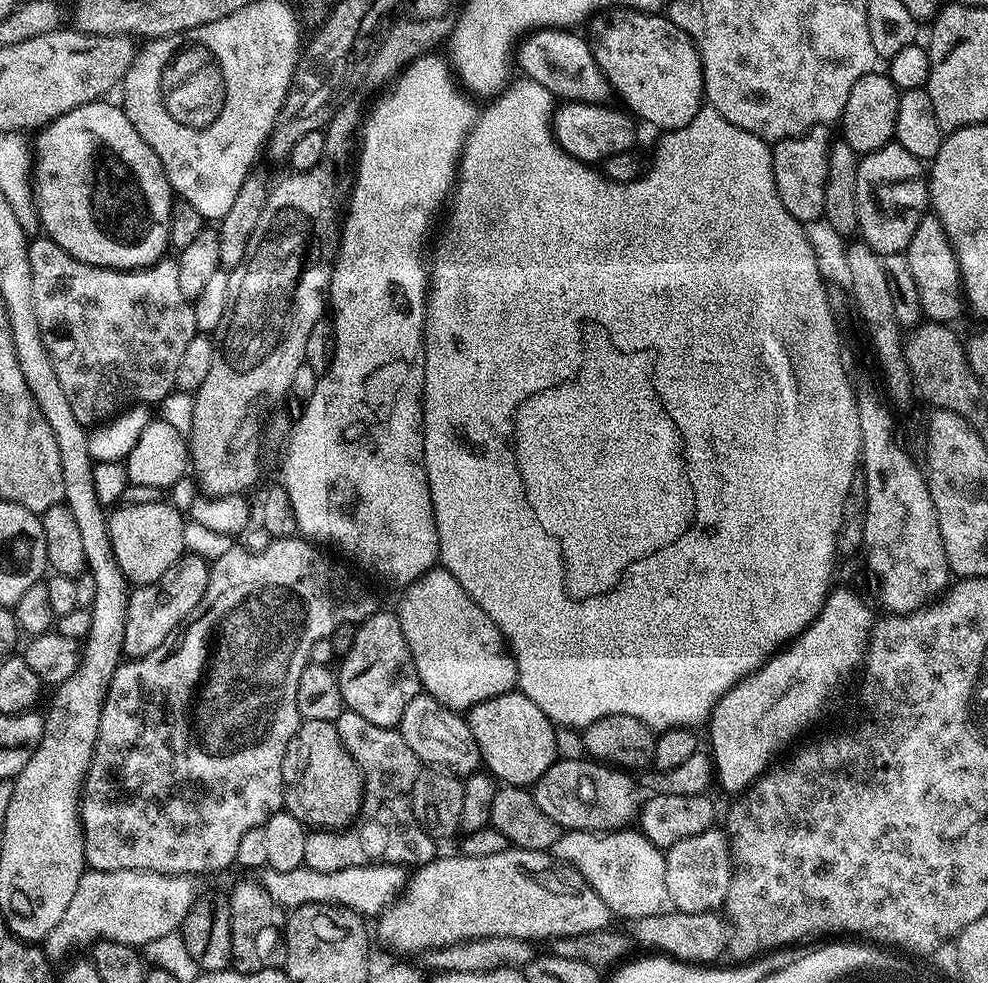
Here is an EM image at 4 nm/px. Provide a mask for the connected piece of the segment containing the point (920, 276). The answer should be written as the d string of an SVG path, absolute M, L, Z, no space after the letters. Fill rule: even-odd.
M925 214L922 222L918 222L918 230L914 230L914 238L910 238L906 255L910 262L910 274L914 274L914 282L918 286L918 298L922 298L924 316L933 324L951 325L952 320L966 312L966 293L956 251L936 215Z

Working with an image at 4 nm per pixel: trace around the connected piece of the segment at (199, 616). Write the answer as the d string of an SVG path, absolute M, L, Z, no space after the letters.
M289 538L287 540L272 540L268 542L261 552L247 552L244 548L228 548L215 561L210 564L210 573L208 575L208 589L198 602L198 606L191 612L188 619L184 621L181 627L176 628L158 650L150 650L150 654L137 656L135 658L125 659L116 668L114 678L108 687L108 693L102 706L102 718L98 722L98 738L96 739L96 749L92 755L92 761L88 767L88 774L84 777L84 790L80 802L80 822L84 825L84 859L89 869L98 872L113 872L114 870L138 870L139 872L157 872L158 874L170 874L171 876L186 876L197 874L196 872L220 872L223 868L233 867L236 864L236 855L238 846L242 843L242 838L250 830L264 827L264 823L276 812L284 808L284 779L282 778L282 762L294 734L299 730L302 723L298 710L298 682L302 677L302 672L309 664L309 654L311 646L319 639L331 637L332 631L339 624L359 625L366 618L370 618L378 610L376 600L355 580L352 576L347 576L344 572L336 572L336 568L323 556L321 549L317 545L303 538Z

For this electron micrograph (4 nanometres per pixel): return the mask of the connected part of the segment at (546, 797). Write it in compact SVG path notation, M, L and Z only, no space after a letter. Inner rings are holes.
M592 758L557 759L550 770L536 780L536 805L564 830L599 833L624 830L631 825L628 824L631 820L633 823L637 819L642 807L642 788L637 777L635 780L632 776L635 775Z

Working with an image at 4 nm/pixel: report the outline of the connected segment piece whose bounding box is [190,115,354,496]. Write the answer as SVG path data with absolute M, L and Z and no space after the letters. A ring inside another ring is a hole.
M348 116L331 117L330 123L324 132L324 149L322 150L322 158L308 172L292 172L288 174L285 180L280 180L271 187L268 194L268 201L265 204L265 209L262 210L262 216L258 219L258 224L254 228L252 237L249 238L248 250L236 268L228 272L228 293L226 294L226 302L228 309L222 318L218 329L218 351L214 358L214 366L210 366L210 374L206 374L206 382L202 382L202 386L196 389L194 393L194 422L192 423L192 431L190 433L190 456L194 461L194 468L200 471L198 480L201 485L204 484L207 493L212 496L239 496L247 493L247 488L252 488L260 480L260 443L264 440L264 423L268 420L268 415L283 402L288 396L288 391L292 388L292 383L296 380L296 375L299 374L300 368L305 367L304 355L306 354L306 338L310 334L310 329L314 327L314 322L318 322L326 312L326 293L328 291L328 282L332 278L332 265L336 259L336 249L339 239L340 216L336 214L336 176L340 176L344 171L349 171L350 168L350 153L354 148L354 124L352 128L352 120ZM286 242L292 242L292 256L290 256L290 264L292 264L292 274L290 278L284 278L284 266L280 264L280 260L286 264Z

